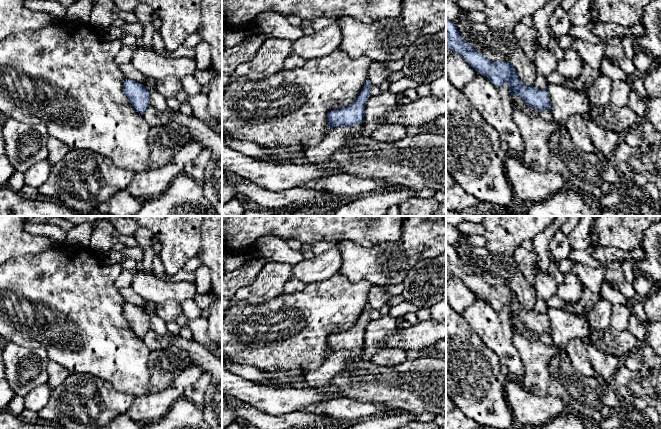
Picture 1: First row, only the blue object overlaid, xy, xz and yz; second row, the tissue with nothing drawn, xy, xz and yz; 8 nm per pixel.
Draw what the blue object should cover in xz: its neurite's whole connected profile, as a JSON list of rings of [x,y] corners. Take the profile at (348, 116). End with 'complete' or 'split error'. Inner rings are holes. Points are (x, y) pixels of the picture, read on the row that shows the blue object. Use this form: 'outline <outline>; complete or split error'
outline [[[368,78],[351,105],[334,109],[327,114],[330,128],[340,126],[350,128],[350,134],[354,138],[353,143],[343,146],[327,160],[313,165],[321,168],[341,167],[346,174],[361,178],[383,179],[391,187],[415,190],[428,188],[446,193],[446,146],[398,149],[390,143],[376,142],[371,137],[359,136],[362,132],[361,123],[364,120],[366,103],[371,97],[370,87]]]; split error

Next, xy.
outline [[[127,78],[123,83],[123,91],[129,99],[131,106],[143,115],[149,107],[149,91],[143,84]]]; complete

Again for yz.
outline [[[446,20],[446,47],[460,55],[476,72],[488,78],[497,88],[501,87],[504,83],[508,83],[510,95],[518,95],[525,102],[525,104],[534,108],[538,112],[543,109],[551,111],[551,103],[547,89],[538,89],[533,85],[525,85],[519,78],[516,68],[508,62],[489,61],[484,54],[475,50],[461,37],[454,22],[449,20]]]; complete

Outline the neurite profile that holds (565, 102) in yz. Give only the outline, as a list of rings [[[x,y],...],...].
[[[549,84],[547,91],[551,103],[551,115],[558,123],[566,124],[571,115],[585,114],[593,107],[587,94],[563,85]]]

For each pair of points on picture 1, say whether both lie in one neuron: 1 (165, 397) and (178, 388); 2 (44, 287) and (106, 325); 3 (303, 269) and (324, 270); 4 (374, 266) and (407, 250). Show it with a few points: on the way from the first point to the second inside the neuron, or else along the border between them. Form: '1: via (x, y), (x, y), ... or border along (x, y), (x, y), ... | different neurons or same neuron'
1: via (168, 396), (175, 391) | same neuron
2: via (59, 297), (85, 321), (91, 321) | same neuron
3: via (308, 270), (319, 270) | same neuron
4: via (382, 264), (387, 264), (399, 257) | same neuron

